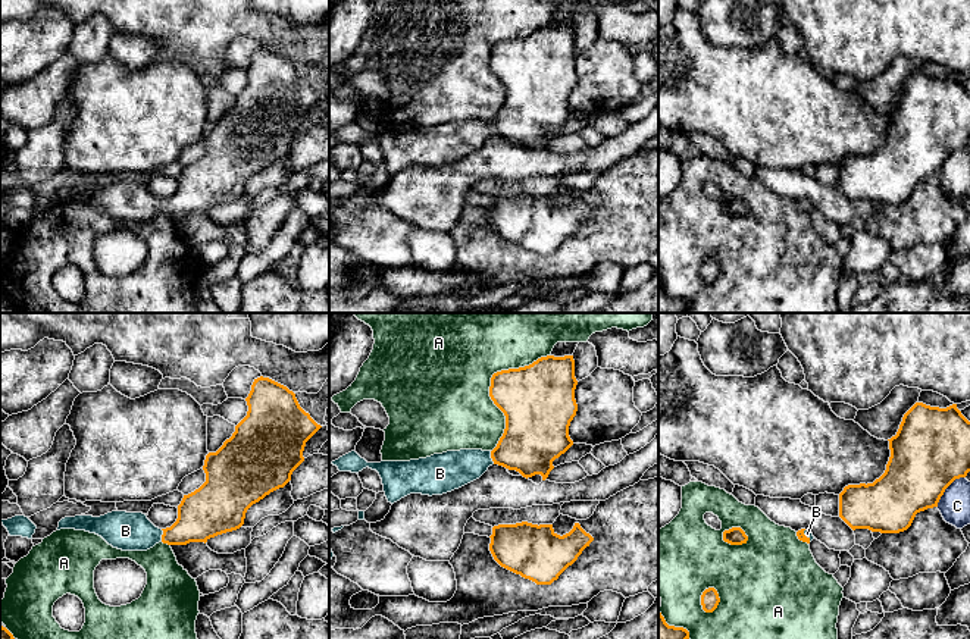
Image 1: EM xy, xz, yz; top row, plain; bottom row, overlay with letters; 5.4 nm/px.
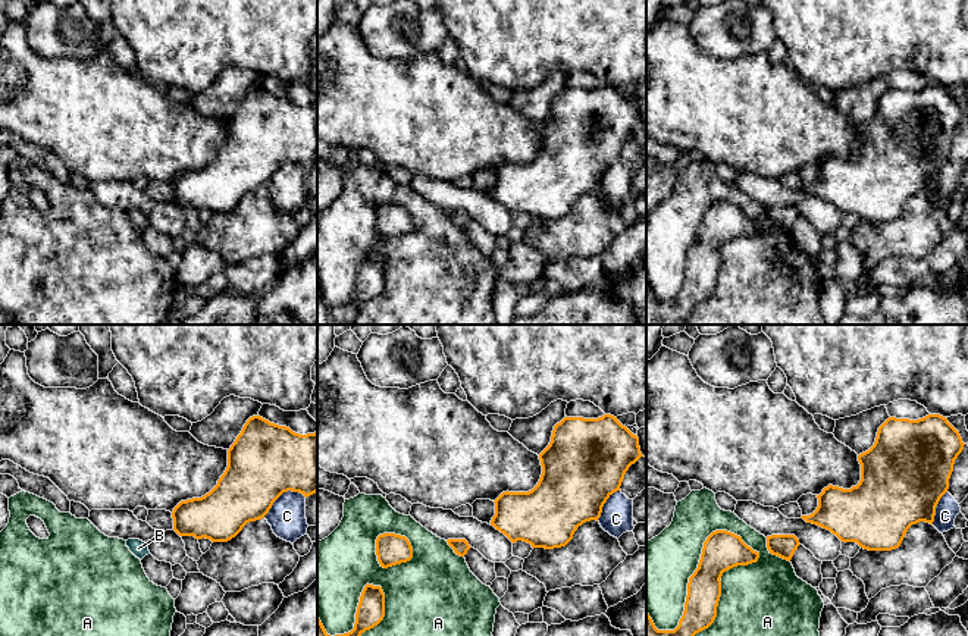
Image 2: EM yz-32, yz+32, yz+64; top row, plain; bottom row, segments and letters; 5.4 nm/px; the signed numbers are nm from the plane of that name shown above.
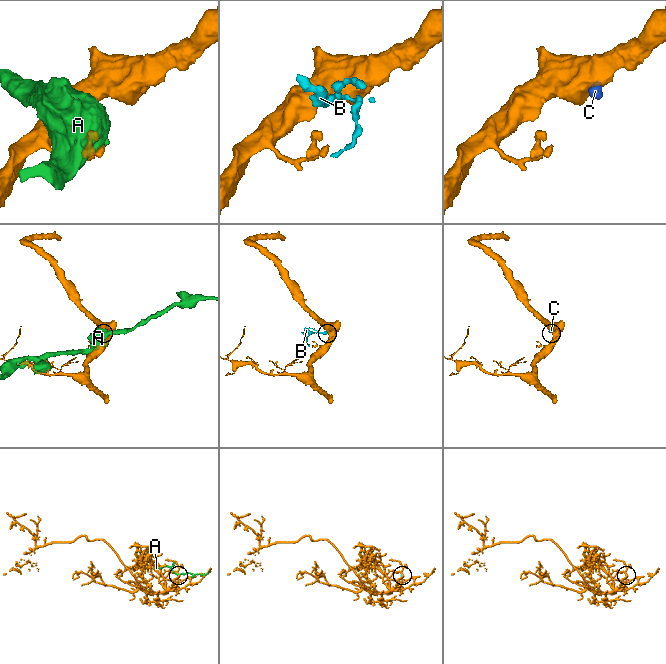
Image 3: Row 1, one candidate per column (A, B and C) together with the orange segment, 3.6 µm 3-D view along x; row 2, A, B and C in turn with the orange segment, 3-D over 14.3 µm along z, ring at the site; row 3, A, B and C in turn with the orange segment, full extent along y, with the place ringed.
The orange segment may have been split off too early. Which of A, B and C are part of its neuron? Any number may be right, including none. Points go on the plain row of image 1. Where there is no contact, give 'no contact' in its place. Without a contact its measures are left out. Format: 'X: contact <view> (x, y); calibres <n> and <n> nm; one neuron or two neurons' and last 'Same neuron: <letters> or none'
A: contact xz (491, 56); calibres 360 and 480 nm; two neurons
B: contact xy (162, 206); calibres 280 and 200 nm; one neuron
C: contact yz (947, 157); calibres 420 and 170 nm; two neurons
Same neuron: B

